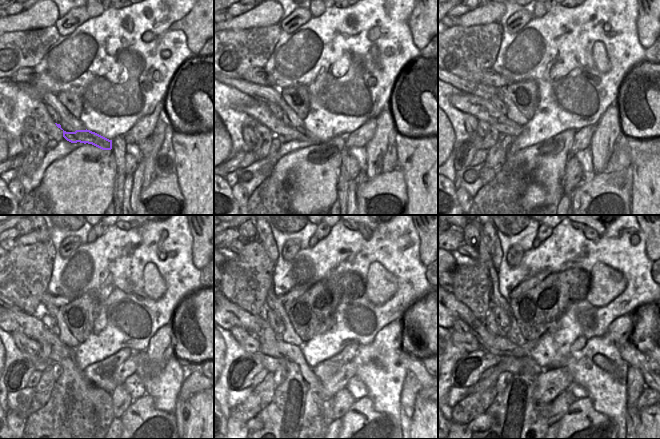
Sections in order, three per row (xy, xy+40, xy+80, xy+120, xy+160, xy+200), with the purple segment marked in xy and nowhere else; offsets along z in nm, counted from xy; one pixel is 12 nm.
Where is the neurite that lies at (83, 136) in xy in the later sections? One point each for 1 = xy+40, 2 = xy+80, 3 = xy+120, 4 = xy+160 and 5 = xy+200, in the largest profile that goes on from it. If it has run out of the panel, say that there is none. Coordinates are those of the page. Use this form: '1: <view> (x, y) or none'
1: xy+40 (263, 114)
2: xy+80 (483, 109)
3: xy+120 (10, 321)
4: xy+160 (234, 316)
5: xy+200 (458, 310)

